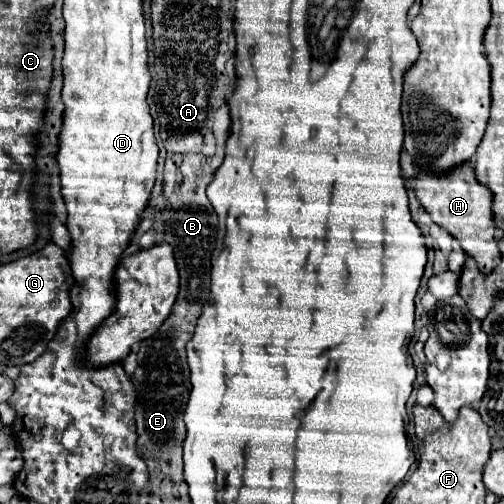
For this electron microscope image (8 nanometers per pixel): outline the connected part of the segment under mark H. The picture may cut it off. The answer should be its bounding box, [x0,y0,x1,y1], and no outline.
[412,163,500,273]

